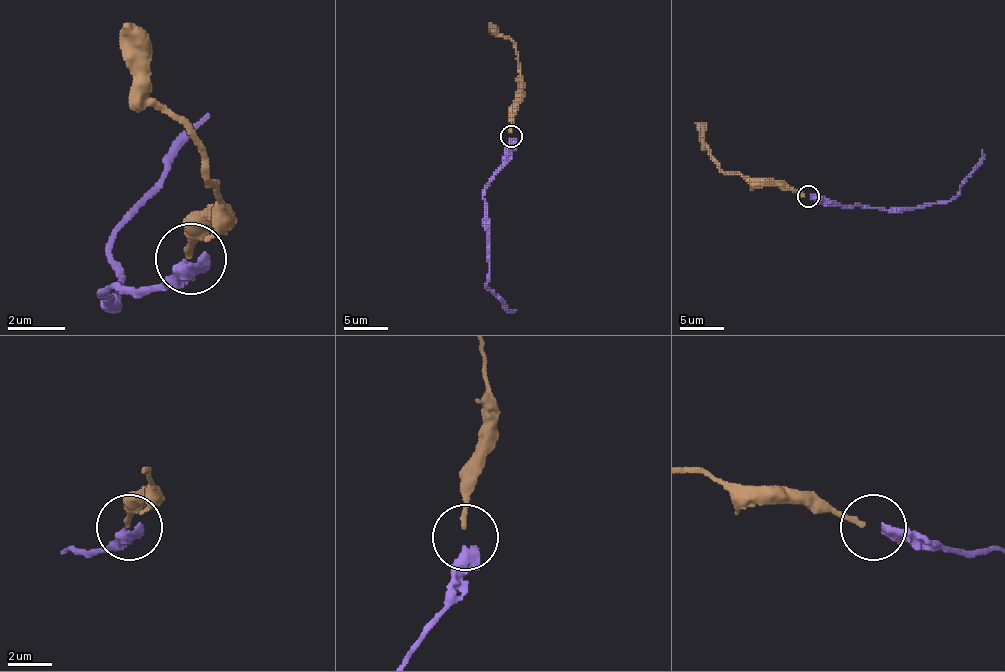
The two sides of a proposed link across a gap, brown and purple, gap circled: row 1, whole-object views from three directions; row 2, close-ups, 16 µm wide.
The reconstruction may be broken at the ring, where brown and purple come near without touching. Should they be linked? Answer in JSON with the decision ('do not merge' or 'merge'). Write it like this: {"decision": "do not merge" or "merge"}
{"decision": "merge"}

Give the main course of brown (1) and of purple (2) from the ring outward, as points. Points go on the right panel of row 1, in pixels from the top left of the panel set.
1: (804, 196), (777, 185), (748, 183), (739, 174), (724, 172), (704, 143), (704, 132), (695, 123)
2: (811, 196), (868, 208), (913, 210), (946, 203), (960, 192), (960, 185), (975, 170), (982, 150)

